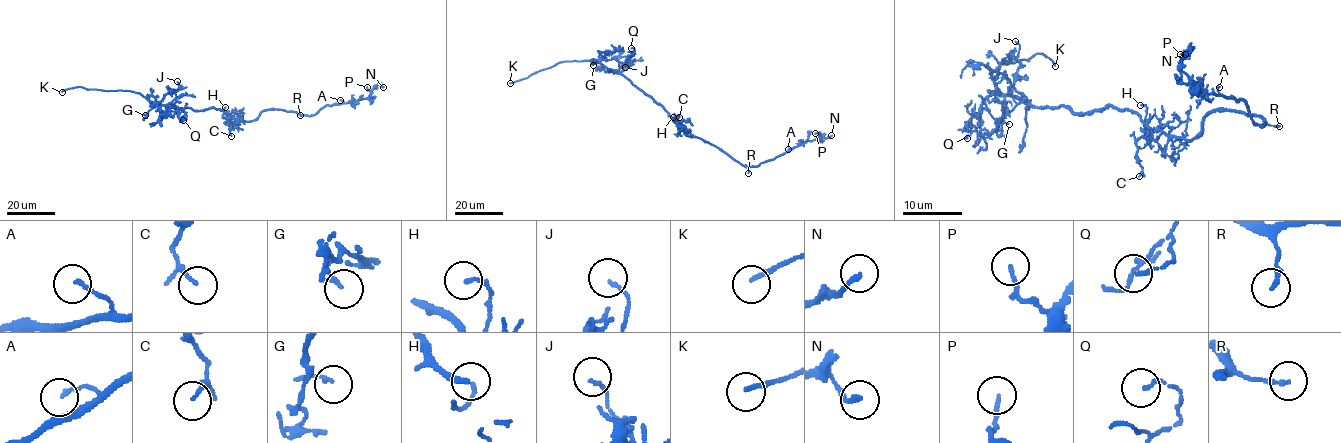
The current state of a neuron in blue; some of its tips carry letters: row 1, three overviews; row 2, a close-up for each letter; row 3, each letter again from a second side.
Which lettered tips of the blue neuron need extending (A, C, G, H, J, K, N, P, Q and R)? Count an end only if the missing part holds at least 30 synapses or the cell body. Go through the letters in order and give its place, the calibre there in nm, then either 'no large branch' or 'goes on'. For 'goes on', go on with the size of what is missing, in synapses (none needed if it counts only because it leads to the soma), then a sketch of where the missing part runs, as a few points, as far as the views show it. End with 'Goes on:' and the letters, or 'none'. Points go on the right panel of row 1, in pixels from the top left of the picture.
A: (1219, 87) | 140 nm | no large branch
C: (1139, 176) | 110 nm | no large branch
G: (1009, 124) | 120 nm | no large branch
H: (1140, 105) | 140 nm | no large branch
J: (1015, 41) | 120 nm | no large branch
K: (1055, 66) | 150 nm | goes on | (1055, 66), (1058, 72), (1054, 73), (1054, 78)
N: (1185, 54) | 170 nm | no large branch
P: (1180, 54) | 130 nm | no large branch
Q: (967, 138) | 130 nm | no large branch
R: (1279, 126) | 180 nm | no large branch
Goes on: K

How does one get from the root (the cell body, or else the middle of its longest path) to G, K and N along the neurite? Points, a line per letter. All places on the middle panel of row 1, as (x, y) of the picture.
G: (675, 120), (623, 75), (601, 63), (593, 65)
K: (675, 120), (625, 77), (594, 59), (560, 62), (510, 83)
N: (675, 120), (694, 136), (748, 167), (771, 160), (800, 143), (813, 140), (819, 134), (824, 137), (831, 135)

